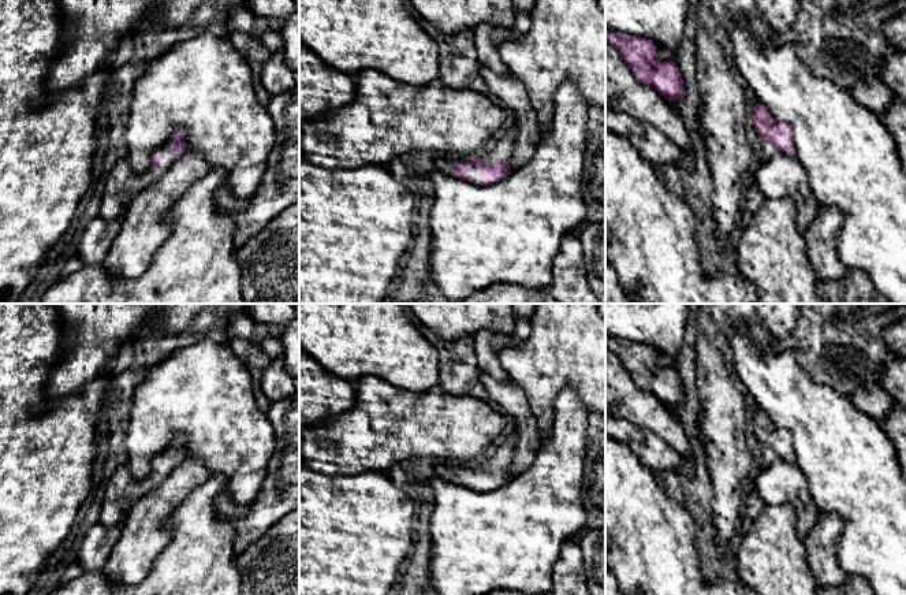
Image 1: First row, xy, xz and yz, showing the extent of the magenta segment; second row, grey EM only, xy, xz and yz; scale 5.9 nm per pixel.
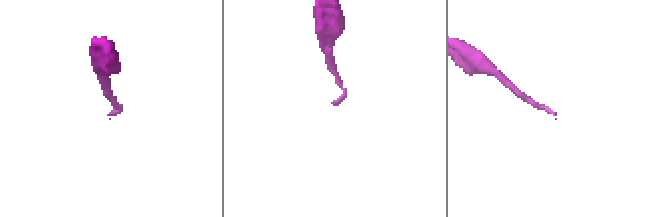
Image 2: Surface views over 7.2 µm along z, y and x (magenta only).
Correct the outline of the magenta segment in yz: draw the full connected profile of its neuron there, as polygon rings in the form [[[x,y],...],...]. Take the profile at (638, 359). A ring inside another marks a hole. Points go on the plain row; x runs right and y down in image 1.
[[[605,336],[605,349],[619,358],[641,390],[656,395],[668,408],[685,402],[685,390],[676,369],[659,367],[652,346]]]

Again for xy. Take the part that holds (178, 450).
[[[179,436],[165,453],[153,457],[150,473],[142,480],[134,479],[126,462],[122,462],[105,486],[98,523],[105,527],[119,524],[131,506],[142,495],[160,487],[184,458],[187,458],[187,450],[184,439]]]

